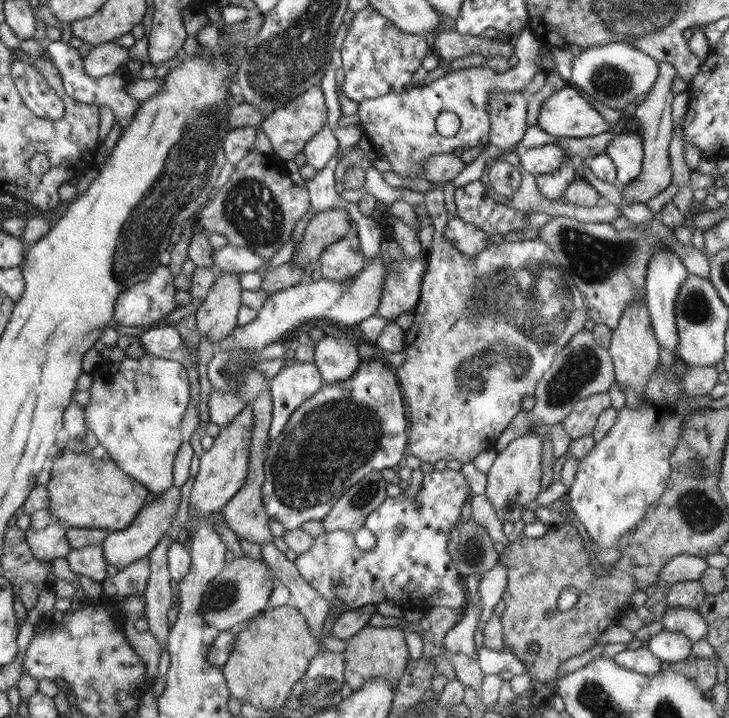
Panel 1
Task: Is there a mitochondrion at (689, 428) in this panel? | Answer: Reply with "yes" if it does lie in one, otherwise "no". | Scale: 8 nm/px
no

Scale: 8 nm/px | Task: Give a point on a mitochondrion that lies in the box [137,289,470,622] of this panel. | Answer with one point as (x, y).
(331, 440)

